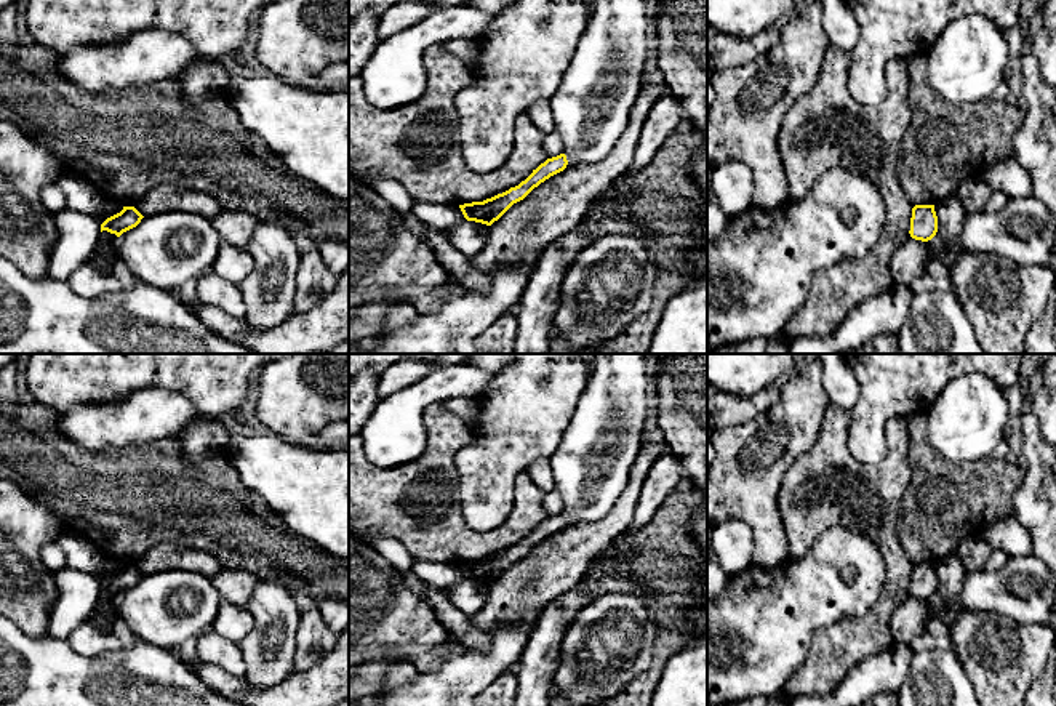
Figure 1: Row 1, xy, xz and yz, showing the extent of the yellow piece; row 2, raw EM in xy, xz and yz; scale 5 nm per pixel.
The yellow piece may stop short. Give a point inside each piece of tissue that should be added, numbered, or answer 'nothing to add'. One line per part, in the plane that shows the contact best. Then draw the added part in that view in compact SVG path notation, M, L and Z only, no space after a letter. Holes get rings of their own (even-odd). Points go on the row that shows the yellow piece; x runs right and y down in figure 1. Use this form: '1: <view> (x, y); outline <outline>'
nothing to add

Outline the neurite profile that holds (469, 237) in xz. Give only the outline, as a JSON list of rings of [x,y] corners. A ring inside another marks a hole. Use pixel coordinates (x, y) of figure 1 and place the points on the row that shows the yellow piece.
[[[464,221],[448,232],[450,243],[466,258],[483,250],[488,240],[488,226],[475,221]]]

